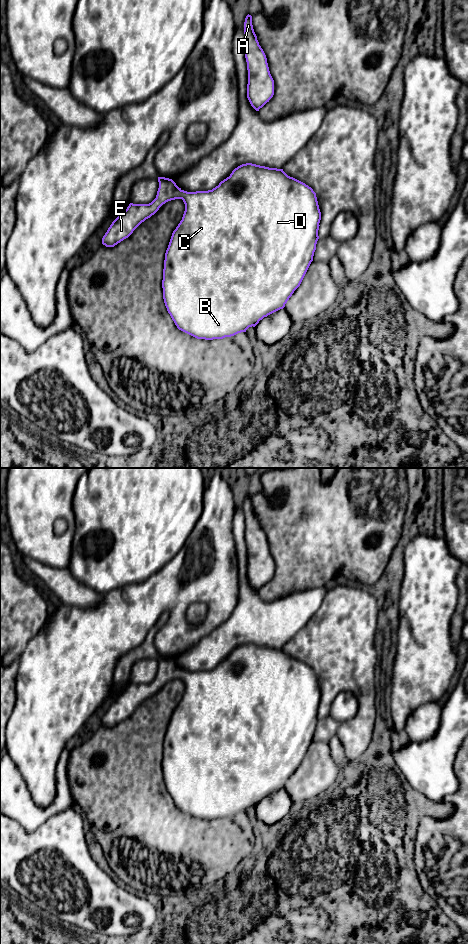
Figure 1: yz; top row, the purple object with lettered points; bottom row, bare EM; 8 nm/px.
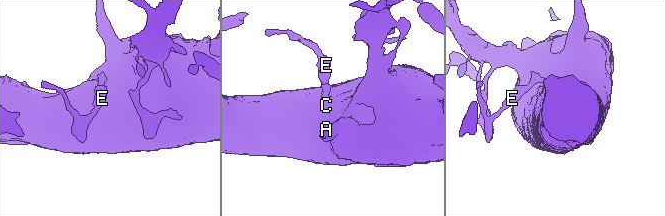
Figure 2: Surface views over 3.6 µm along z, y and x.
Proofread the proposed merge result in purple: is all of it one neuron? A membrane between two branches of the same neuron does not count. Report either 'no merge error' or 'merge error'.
no merge error

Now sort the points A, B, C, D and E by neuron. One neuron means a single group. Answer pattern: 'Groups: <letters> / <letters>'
Groups: A B C D E

